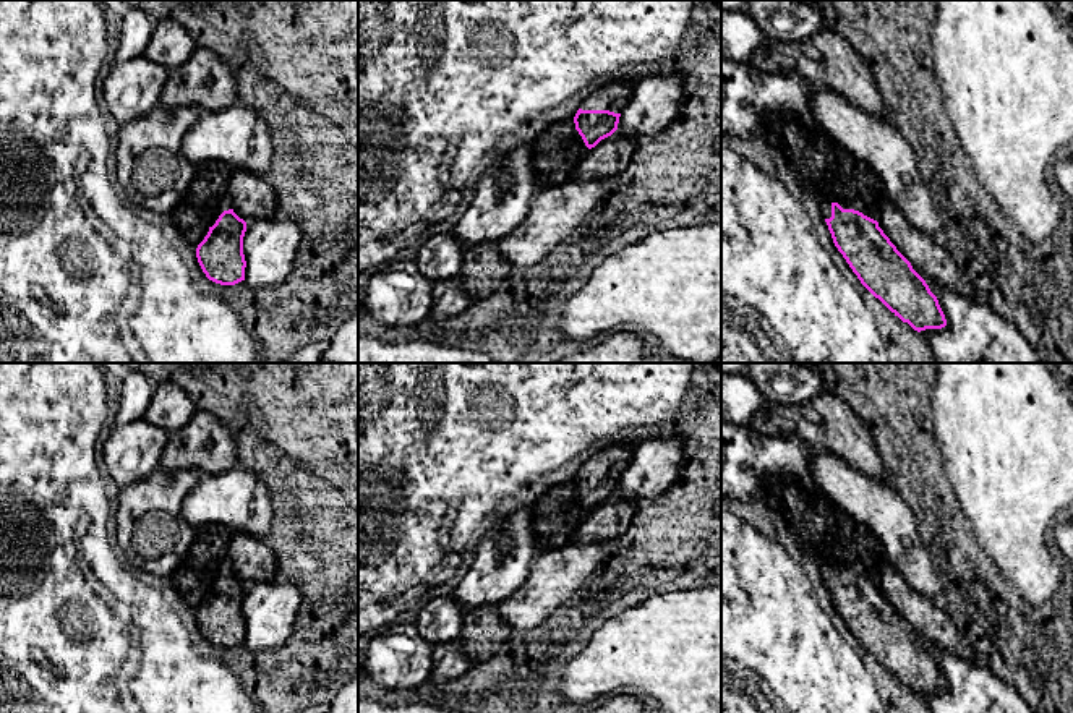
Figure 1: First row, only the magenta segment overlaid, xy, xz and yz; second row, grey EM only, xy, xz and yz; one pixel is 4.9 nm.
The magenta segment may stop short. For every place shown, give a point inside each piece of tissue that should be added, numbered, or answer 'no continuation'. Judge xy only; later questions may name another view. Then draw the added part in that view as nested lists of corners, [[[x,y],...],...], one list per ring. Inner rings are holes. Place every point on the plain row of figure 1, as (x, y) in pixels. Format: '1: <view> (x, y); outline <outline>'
no continuation

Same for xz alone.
1: xz (615, 459); outline [[[611,444],[601,452],[590,455],[590,459],[582,465],[582,473],[609,473],[614,476],[622,476],[627,468],[634,452],[632,444]]]

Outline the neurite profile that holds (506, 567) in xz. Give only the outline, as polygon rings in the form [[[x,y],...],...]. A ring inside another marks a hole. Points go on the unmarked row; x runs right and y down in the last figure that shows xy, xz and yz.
[[[525,507],[506,515],[499,530],[486,533],[454,591],[464,613],[481,604],[498,606],[525,582],[535,559],[530,525],[530,507]]]

